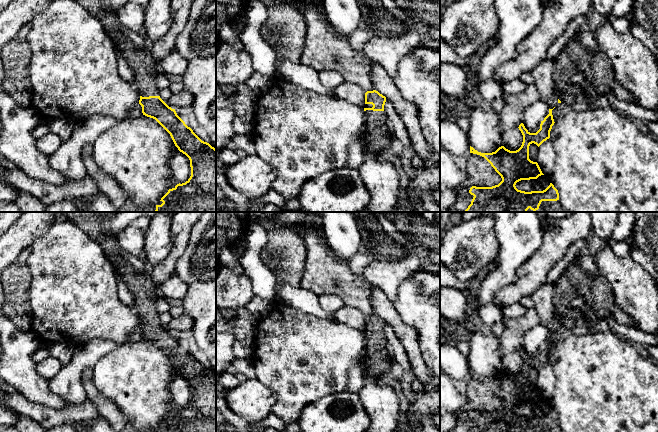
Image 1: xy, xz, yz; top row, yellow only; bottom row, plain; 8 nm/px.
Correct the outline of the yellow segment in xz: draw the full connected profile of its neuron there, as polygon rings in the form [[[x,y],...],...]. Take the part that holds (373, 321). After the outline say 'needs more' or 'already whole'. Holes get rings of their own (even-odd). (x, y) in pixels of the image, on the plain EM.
[[[376,314],[365,317],[365,350],[362,362],[370,380],[391,371],[393,365],[393,357],[384,336],[385,326],[386,321]]]; needs more

